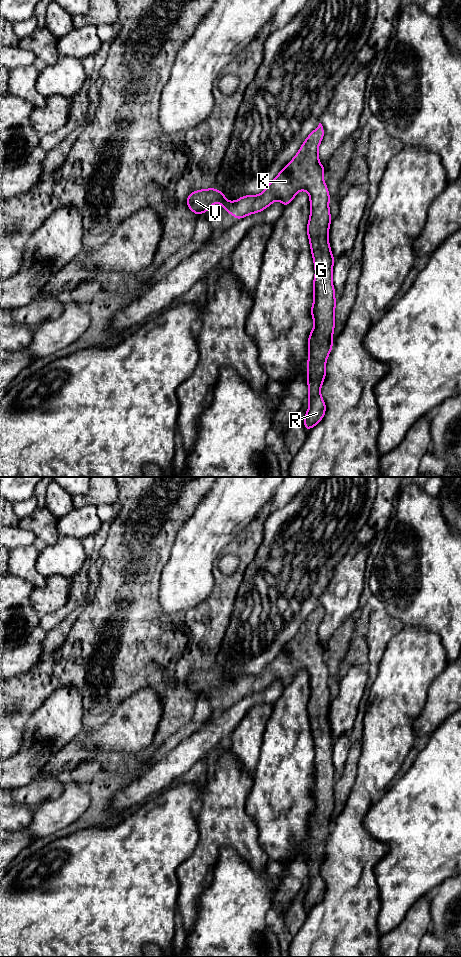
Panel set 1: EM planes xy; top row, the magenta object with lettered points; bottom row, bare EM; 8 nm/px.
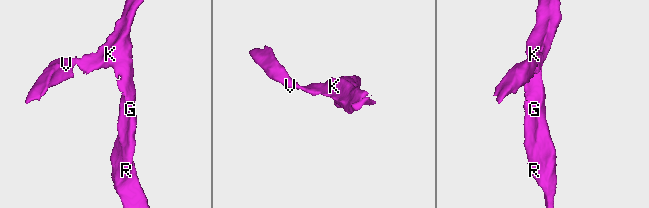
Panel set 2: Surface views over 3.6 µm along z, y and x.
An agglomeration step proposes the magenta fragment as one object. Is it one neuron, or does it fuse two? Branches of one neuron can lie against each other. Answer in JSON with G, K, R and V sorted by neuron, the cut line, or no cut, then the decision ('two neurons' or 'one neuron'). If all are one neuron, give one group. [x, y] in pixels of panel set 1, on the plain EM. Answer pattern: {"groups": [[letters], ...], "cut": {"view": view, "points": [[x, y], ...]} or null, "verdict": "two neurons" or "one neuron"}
{"groups": [["G", "K", "R", "V"]], "cut": null, "verdict": "one neuron"}

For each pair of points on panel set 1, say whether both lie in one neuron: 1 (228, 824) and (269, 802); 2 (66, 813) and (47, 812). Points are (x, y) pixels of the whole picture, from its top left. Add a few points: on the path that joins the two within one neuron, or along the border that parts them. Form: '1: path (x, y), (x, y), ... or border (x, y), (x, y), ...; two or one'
1: border (249, 790), (246, 812), (257, 835); two
2: path (61, 813), (52, 813); one

